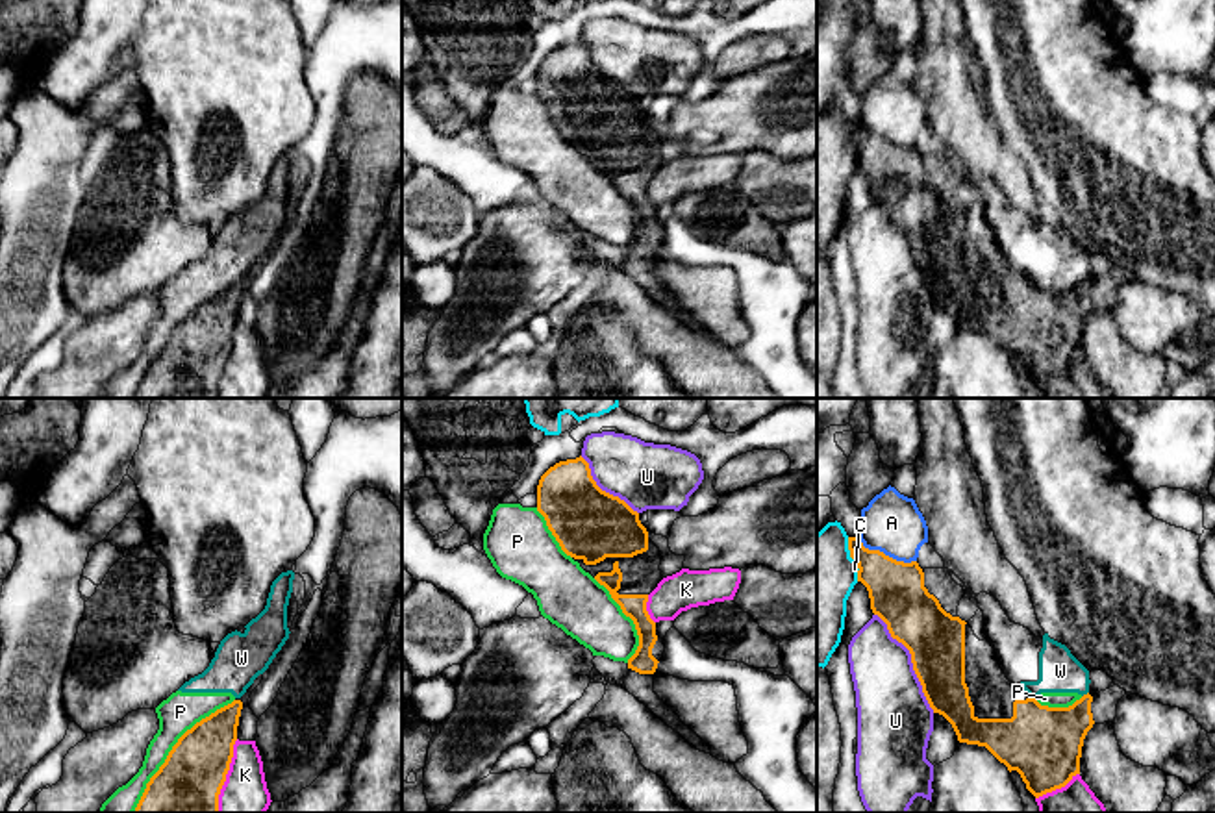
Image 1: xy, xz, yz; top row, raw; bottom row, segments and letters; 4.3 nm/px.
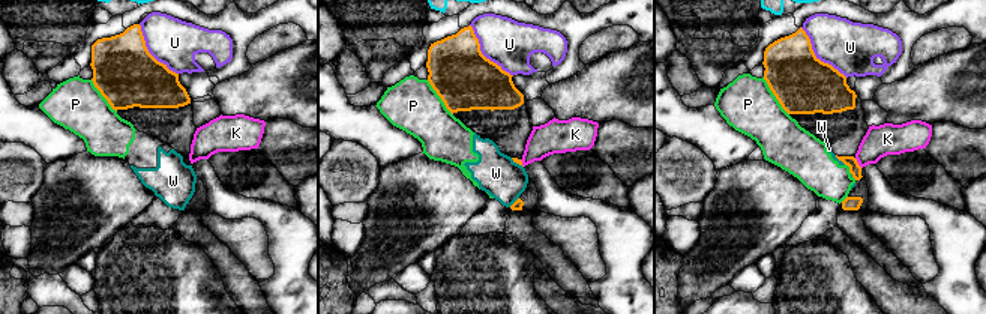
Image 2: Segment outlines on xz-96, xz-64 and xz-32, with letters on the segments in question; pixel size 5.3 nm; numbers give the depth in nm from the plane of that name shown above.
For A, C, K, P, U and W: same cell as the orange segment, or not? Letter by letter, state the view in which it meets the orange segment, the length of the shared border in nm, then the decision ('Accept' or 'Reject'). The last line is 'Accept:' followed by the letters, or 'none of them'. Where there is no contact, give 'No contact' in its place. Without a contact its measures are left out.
A: Touches orange in yz. Shared border 280 nm. Reject
C: Touches orange in yz. Shared border 200 nm. Reject
K: Touches orange in xy. Shared border 340 nm. Reject
P: Touches orange in xy. Shared border 650 nm. Reject
U: Touches orange in yz. Shared border 500 nm. Reject
W: Touches orange in yz. Shared border 40 nm. Reject
Accept: none of them

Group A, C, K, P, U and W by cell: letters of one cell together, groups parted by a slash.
A / C / K / P W / U

